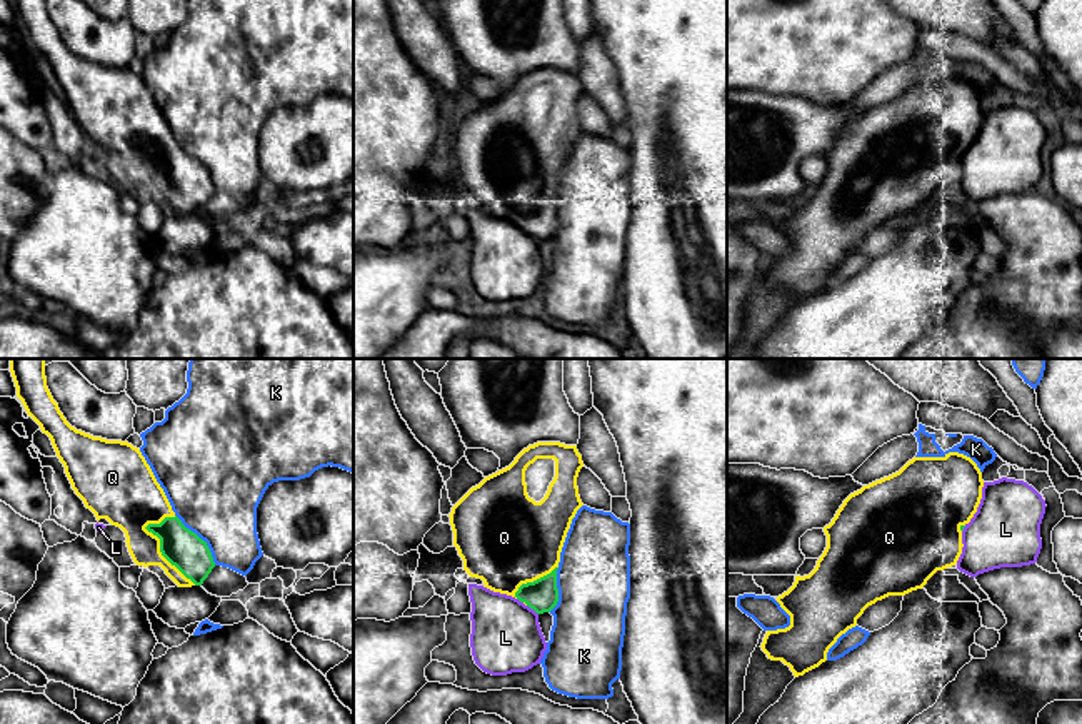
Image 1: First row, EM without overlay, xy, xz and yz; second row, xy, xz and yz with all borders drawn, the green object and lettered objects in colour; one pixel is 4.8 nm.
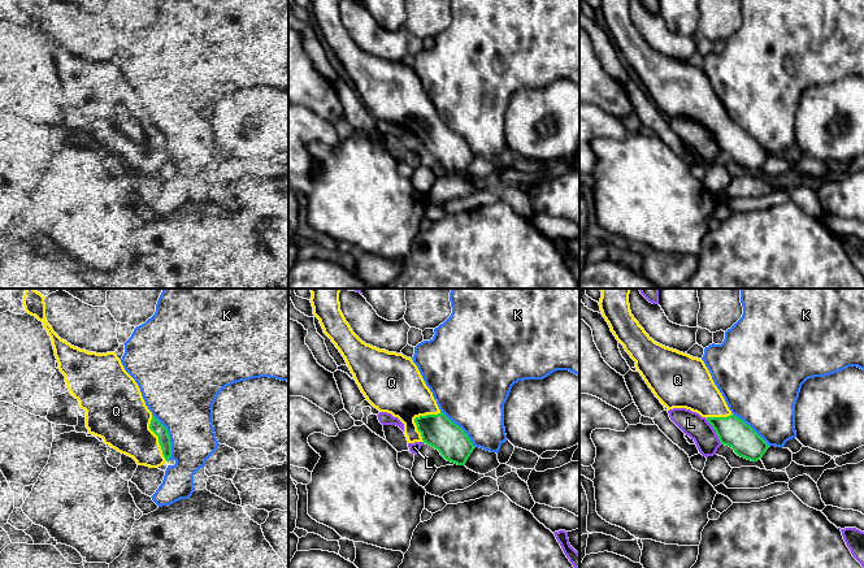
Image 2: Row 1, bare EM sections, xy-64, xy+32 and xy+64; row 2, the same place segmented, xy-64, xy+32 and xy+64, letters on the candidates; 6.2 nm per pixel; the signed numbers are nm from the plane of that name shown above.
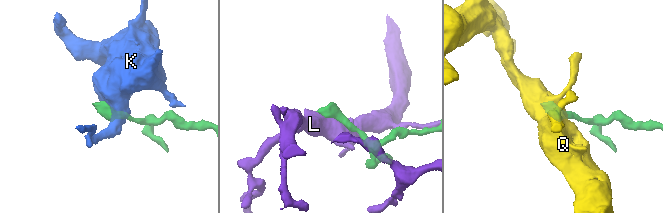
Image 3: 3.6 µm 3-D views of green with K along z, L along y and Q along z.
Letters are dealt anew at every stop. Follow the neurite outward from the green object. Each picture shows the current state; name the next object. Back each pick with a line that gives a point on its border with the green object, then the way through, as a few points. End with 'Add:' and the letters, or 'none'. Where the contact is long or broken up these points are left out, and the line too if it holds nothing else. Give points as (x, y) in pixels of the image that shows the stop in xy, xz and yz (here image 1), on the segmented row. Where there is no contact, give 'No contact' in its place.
Q: Touches green at xy (162, 554)
Add: Q

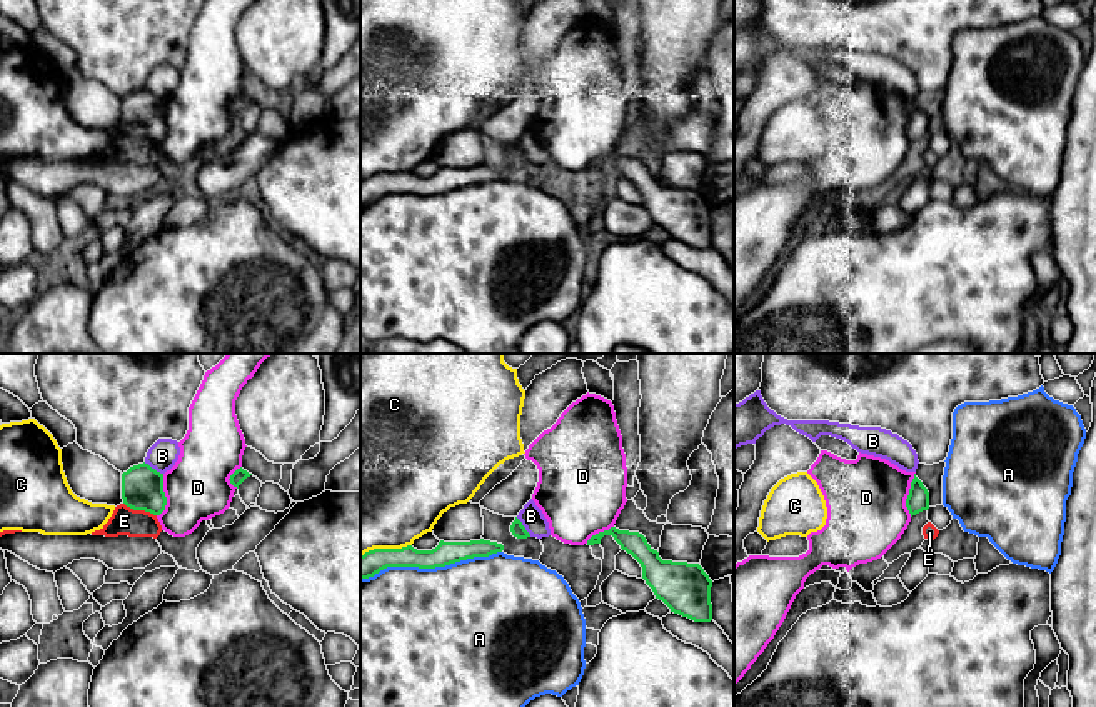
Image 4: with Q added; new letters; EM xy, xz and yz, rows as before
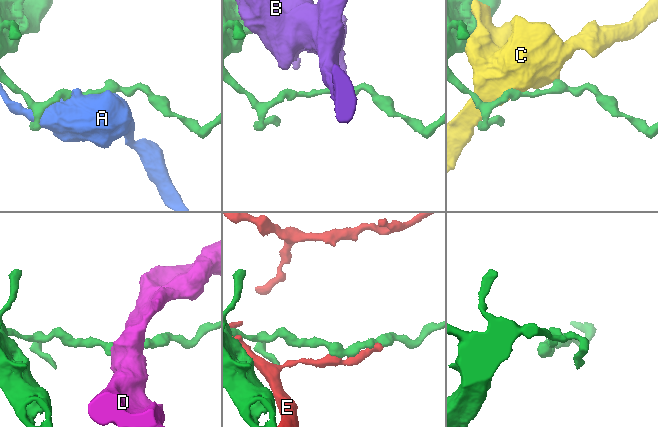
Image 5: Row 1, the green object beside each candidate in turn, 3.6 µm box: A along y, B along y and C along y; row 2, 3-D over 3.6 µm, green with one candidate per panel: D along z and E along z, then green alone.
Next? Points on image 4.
Add: none

